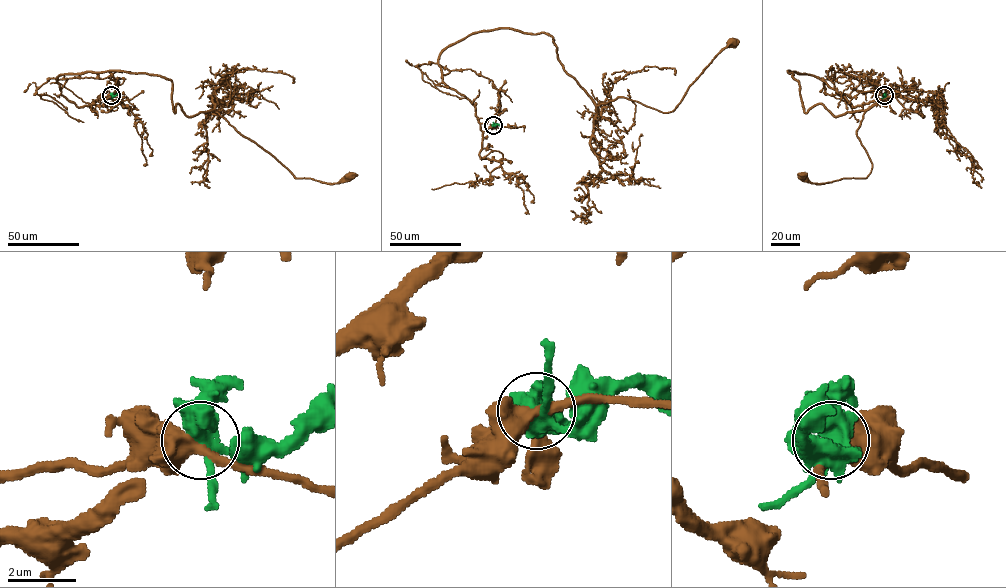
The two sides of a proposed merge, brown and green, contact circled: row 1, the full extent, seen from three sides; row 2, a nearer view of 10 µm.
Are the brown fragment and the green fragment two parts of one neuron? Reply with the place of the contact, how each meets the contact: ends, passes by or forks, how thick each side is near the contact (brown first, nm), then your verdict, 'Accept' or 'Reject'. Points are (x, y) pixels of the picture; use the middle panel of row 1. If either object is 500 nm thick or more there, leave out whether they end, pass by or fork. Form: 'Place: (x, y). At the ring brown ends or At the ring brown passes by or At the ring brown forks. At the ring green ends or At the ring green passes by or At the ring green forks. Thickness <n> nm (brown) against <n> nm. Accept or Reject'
Place: (493, 125). At the ring brown passes by. At the ring green forks. Thickness 400 nm (brown) against 440 nm. Reject

